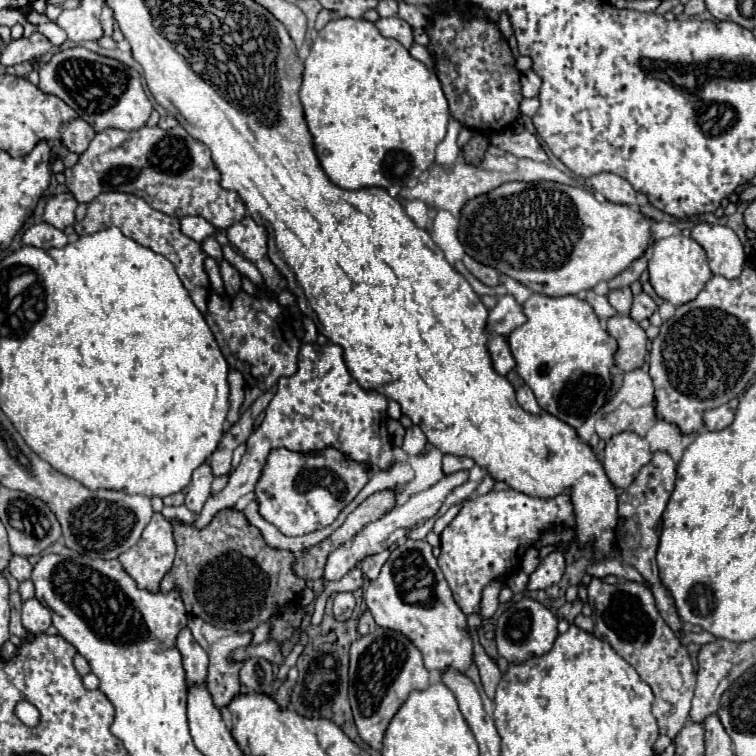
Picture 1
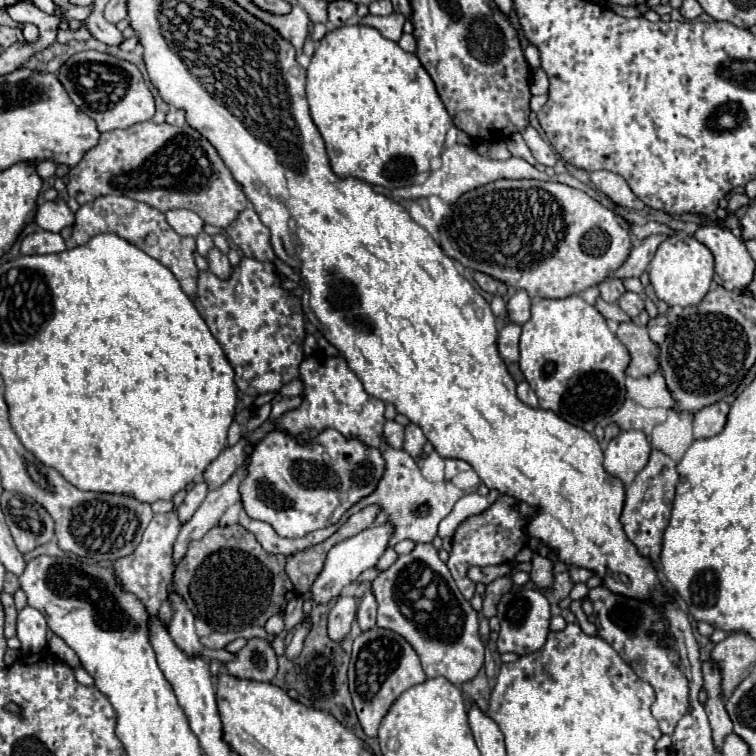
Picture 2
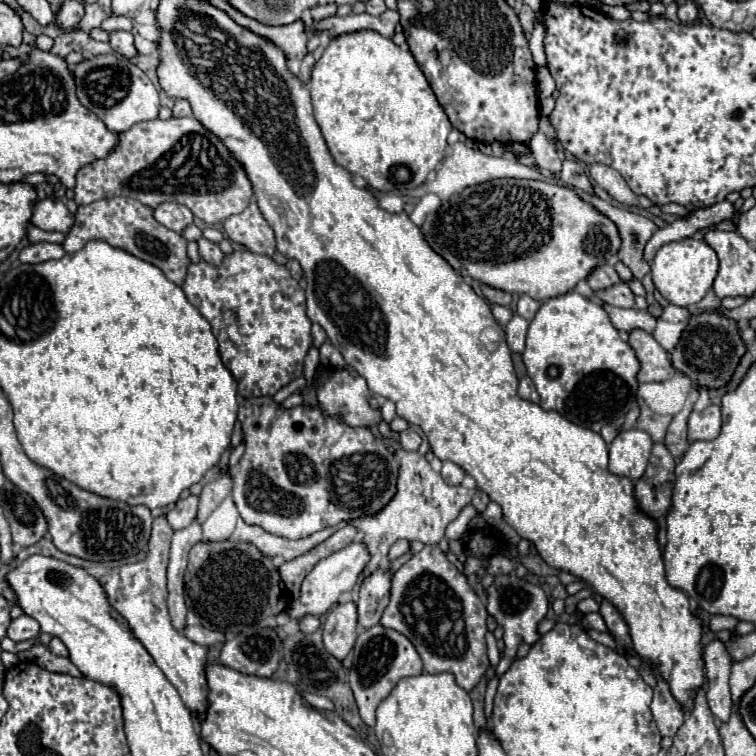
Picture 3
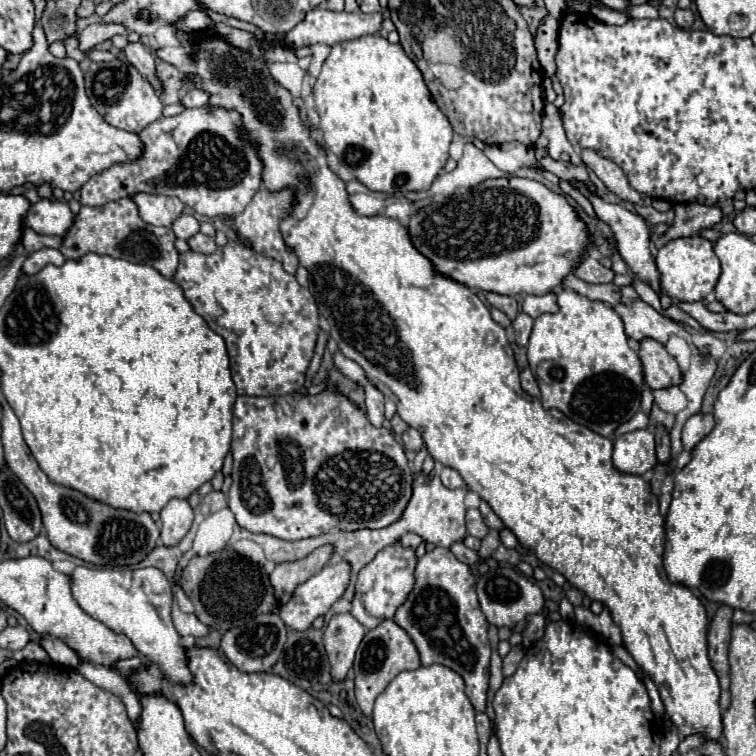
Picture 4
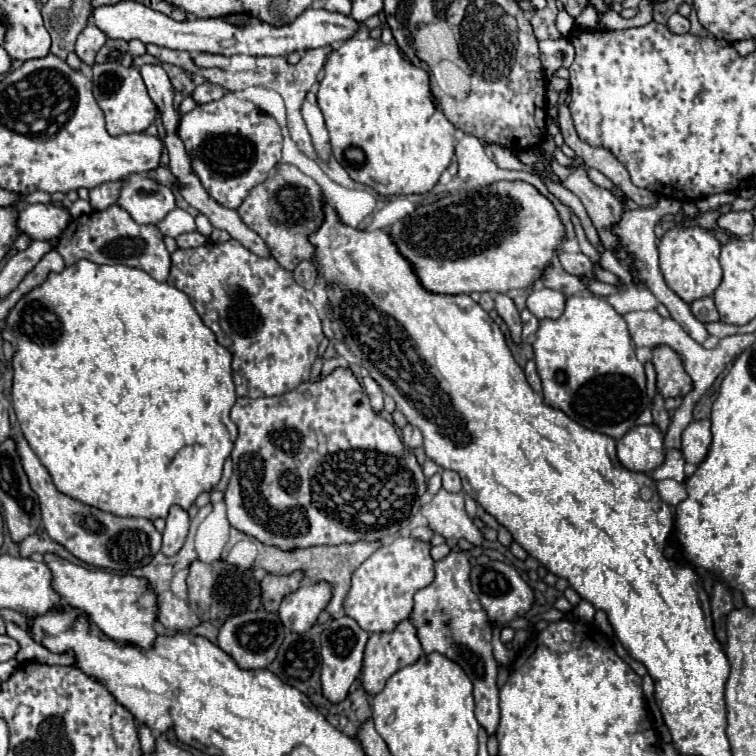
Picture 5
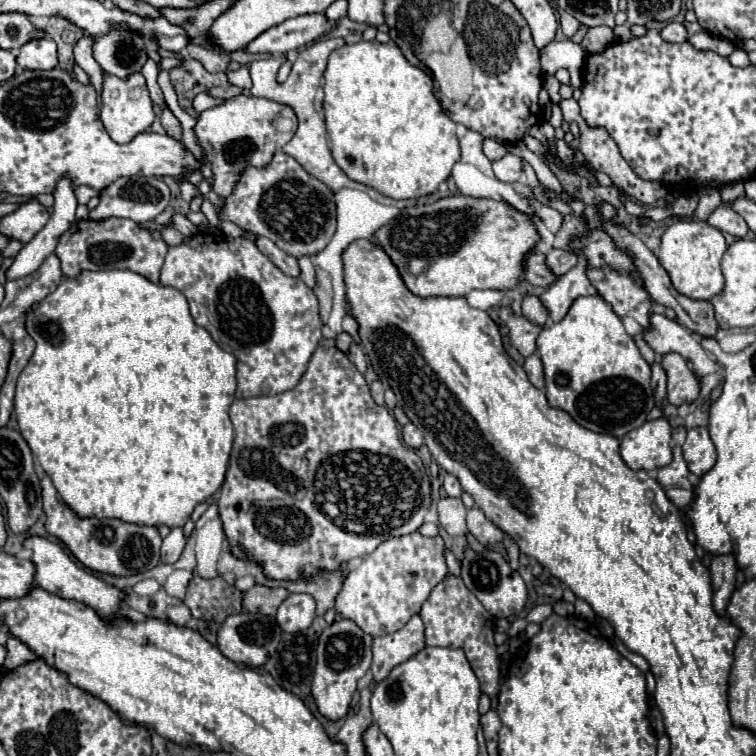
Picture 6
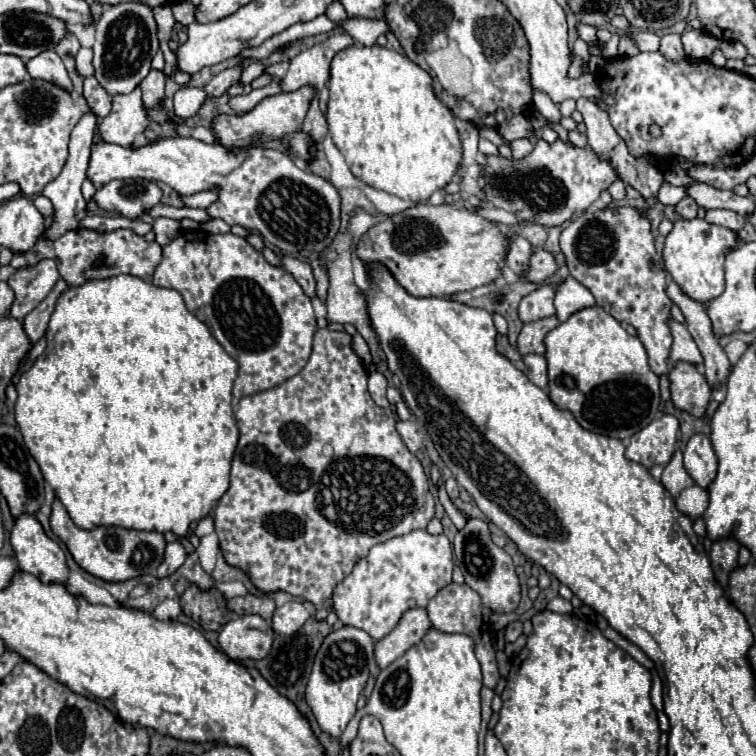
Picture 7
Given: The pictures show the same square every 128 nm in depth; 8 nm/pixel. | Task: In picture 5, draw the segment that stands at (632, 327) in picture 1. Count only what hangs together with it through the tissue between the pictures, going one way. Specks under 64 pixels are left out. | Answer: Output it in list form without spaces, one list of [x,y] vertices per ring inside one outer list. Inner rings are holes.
[[[656,346],[652,354],[656,368],[656,386],[664,398],[678,398],[692,392],[692,378],[686,374],[682,358],[668,346]]]

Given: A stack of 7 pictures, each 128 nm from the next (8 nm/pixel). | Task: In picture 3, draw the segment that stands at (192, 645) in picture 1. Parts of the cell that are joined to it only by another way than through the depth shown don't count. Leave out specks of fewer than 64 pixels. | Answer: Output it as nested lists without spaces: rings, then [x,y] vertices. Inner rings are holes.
[[[194,520],[188,528],[178,530],[172,538],[170,546],[170,564],[168,564],[168,610],[170,618],[176,630],[182,630],[186,626],[184,614],[184,570],[188,564],[188,552],[190,548],[202,540],[200,524]]]

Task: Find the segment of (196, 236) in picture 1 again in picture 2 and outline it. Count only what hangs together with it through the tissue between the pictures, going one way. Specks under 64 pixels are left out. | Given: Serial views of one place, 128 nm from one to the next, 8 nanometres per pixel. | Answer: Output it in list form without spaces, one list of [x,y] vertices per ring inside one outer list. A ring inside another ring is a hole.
[[[174,208],[174,210],[168,210],[164,212],[168,224],[172,226],[174,232],[178,232],[180,236],[198,236],[204,222],[202,218],[192,212],[192,210],[186,210],[186,208]]]

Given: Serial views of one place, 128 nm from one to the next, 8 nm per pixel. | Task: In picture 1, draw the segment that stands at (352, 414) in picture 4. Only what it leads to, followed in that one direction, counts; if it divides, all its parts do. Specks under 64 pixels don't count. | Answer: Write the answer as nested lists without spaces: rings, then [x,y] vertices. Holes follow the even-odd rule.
[[[274,448],[266,458],[254,494],[258,512],[264,520],[274,524],[286,536],[302,536],[330,526],[368,484],[368,480],[370,466],[366,462],[352,460],[336,448],[324,448],[308,454],[292,452],[288,448]]]

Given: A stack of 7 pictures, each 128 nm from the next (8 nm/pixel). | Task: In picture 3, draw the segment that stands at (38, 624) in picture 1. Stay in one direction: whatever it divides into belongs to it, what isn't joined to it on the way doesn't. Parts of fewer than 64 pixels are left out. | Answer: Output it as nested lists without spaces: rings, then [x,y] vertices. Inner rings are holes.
[[[26,614],[12,620],[12,624],[8,626],[8,638],[12,638],[14,642],[24,642],[24,640],[36,638],[38,634],[40,634],[40,626],[36,624],[36,620],[32,620]]]

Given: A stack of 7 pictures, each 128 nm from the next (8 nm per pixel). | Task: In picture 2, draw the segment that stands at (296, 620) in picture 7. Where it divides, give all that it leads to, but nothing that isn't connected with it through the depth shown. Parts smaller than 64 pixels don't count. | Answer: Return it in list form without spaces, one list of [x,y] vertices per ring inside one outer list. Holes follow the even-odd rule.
[[[388,524],[372,526],[372,528],[364,530],[364,532],[360,532],[360,534],[352,536],[352,538],[348,538],[348,540],[340,542],[340,544],[336,544],[336,546],[328,552],[326,564],[324,564],[322,572],[318,574],[318,578],[314,580],[312,588],[310,588],[312,600],[314,600],[316,604],[328,604],[330,600],[334,600],[334,598],[338,598],[338,596],[340,596],[342,588],[346,588],[348,584],[356,582],[356,578],[358,578],[364,570],[368,570],[368,568],[372,568],[372,566],[376,566],[378,558],[384,554],[384,550],[386,550],[386,546],[388,546],[390,532],[392,532],[392,528],[390,528]]]

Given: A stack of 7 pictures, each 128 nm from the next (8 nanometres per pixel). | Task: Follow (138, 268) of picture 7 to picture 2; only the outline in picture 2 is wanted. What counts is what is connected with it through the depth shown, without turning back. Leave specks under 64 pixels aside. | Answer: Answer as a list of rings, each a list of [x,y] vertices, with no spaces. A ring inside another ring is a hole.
[[[100,196],[94,202],[88,202],[80,206],[76,212],[76,222],[72,226],[72,236],[66,240],[66,248],[76,248],[80,244],[86,244],[92,236],[100,232],[112,232],[118,234],[120,238],[128,240],[130,244],[136,244],[140,250],[148,252],[154,260],[160,260],[180,282],[182,290],[192,298],[196,294],[196,276],[198,268],[194,264],[194,248],[196,240],[192,236],[180,236],[176,234],[168,222],[164,220],[164,214],[144,202],[136,202],[128,196]]]

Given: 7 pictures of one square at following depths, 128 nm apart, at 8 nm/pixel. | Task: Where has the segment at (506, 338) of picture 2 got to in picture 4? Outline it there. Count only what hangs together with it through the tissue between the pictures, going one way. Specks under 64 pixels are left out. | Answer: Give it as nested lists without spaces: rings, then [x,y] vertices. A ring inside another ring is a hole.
[[[520,312],[520,314],[516,316],[516,320],[512,322],[512,328],[514,328],[514,332],[516,332],[516,344],[520,344],[520,346],[526,346],[526,344],[528,344],[532,326],[534,326],[534,320],[532,320],[528,314]]]

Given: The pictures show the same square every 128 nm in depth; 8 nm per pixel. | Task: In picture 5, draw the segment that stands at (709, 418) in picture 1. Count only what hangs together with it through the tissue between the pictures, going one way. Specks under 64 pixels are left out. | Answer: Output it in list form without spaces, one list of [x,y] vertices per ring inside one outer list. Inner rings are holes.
[[[698,420],[692,422],[684,432],[682,432],[682,454],[686,462],[700,466],[710,450],[710,420]]]

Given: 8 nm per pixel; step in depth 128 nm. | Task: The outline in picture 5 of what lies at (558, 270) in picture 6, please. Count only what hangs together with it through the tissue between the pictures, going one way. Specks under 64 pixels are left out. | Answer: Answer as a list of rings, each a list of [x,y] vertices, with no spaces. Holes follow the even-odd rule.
[[[560,250],[558,252],[558,262],[572,276],[588,276],[588,278],[594,278],[594,274],[592,274],[592,262],[582,252],[572,254],[572,252],[562,252]]]

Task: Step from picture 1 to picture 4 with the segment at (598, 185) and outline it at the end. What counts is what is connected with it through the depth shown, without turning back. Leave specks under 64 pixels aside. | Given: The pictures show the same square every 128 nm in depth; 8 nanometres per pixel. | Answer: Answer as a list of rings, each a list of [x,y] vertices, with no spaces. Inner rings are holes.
[[[584,148],[584,150],[580,152],[580,156],[582,156],[582,162],[584,162],[592,172],[596,172],[596,176],[608,186],[608,190],[614,192],[614,194],[618,194],[622,200],[628,200],[628,202],[640,204],[640,206],[650,206],[650,204],[652,204],[652,198],[650,198],[650,196],[636,192],[636,190],[628,184],[626,174],[624,174],[624,170],[622,170],[618,164],[614,164],[612,160],[604,158],[604,156],[600,156],[598,152],[588,150],[588,148]]]

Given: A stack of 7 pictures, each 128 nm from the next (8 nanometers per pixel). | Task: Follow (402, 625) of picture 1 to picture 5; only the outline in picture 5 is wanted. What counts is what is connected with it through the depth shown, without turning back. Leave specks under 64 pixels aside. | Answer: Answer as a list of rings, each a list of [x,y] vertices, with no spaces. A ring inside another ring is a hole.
[[[450,552],[446,558],[436,562],[436,578],[430,586],[422,588],[414,596],[414,612],[412,622],[418,626],[418,638],[422,642],[424,652],[440,652],[452,660],[456,660],[468,678],[474,684],[474,700],[476,700],[476,720],[492,736],[500,724],[500,708],[498,708],[498,686],[496,674],[498,664],[492,654],[492,624],[488,614],[484,612],[478,596],[470,588],[468,580],[470,560],[464,552]]]

